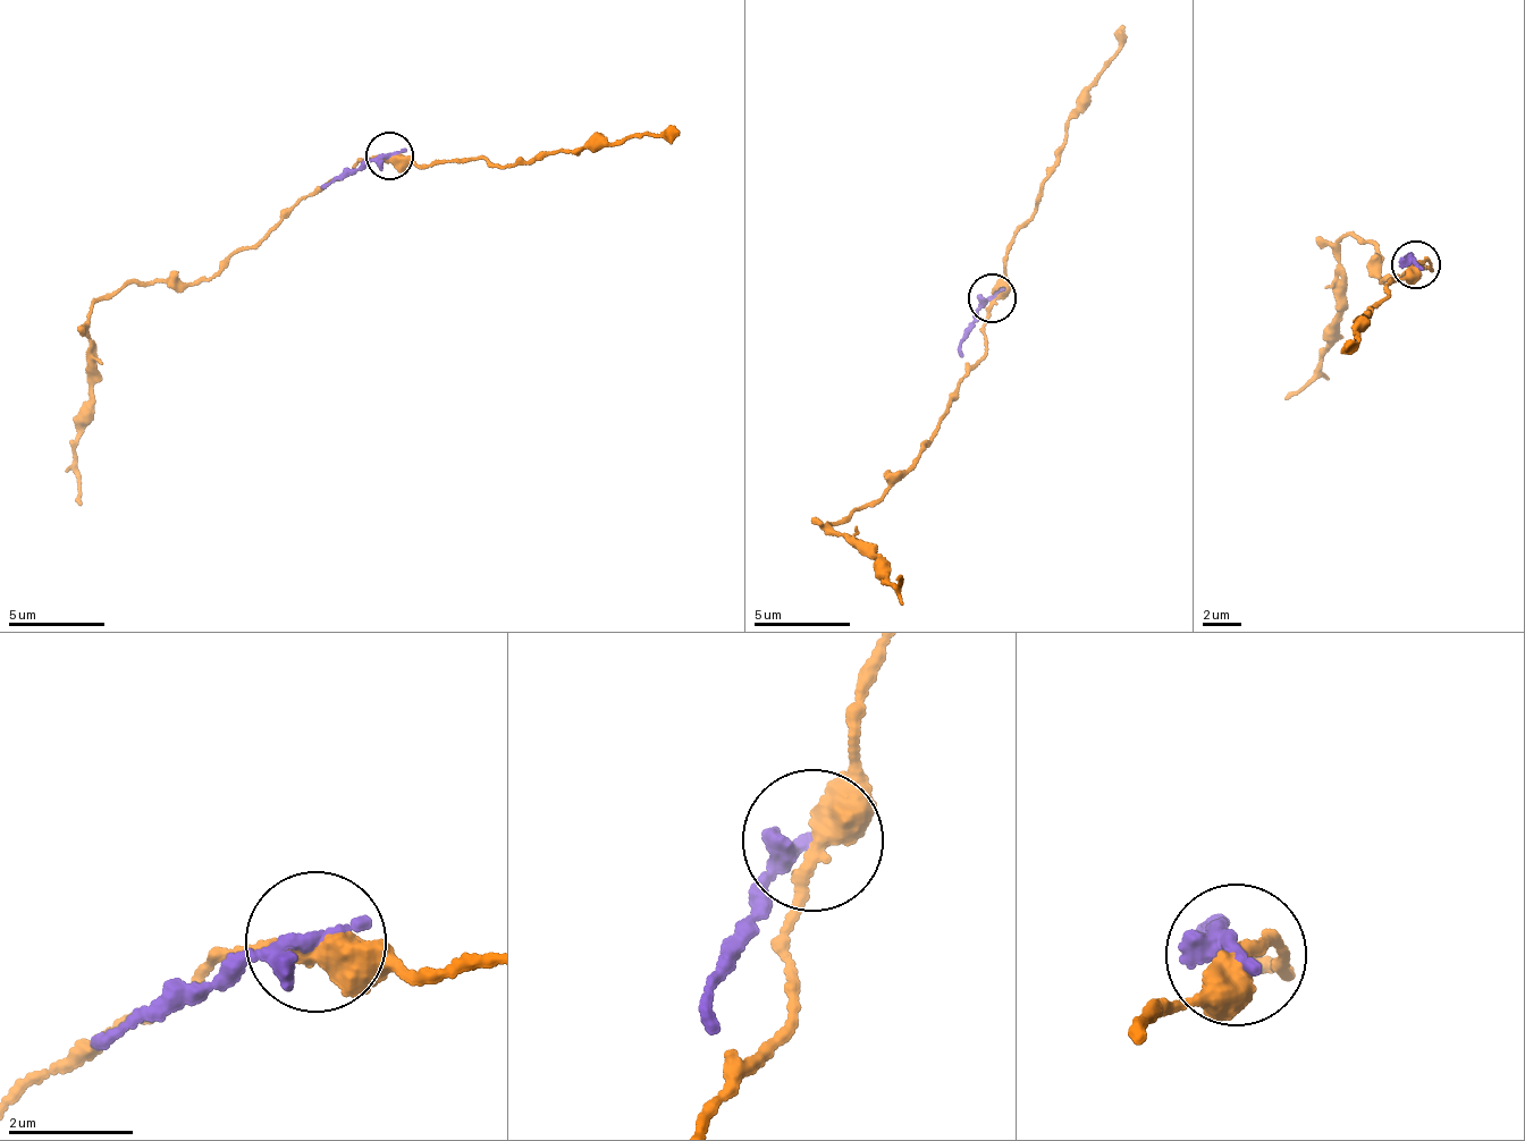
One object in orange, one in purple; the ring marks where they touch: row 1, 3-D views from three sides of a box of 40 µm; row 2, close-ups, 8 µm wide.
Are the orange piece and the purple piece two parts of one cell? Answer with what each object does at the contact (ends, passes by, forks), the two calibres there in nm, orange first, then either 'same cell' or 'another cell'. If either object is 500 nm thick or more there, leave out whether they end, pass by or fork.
orange passes by; purple ends; calibres 420 and 320 nm; same cell

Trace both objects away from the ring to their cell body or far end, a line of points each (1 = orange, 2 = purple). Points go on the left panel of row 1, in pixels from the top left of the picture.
1: (392, 154), (319, 186), (204, 280), (149, 281), (98, 299), (89, 318), (89, 406), (77, 444), (81, 505)
2: (392, 154), (320, 187)

